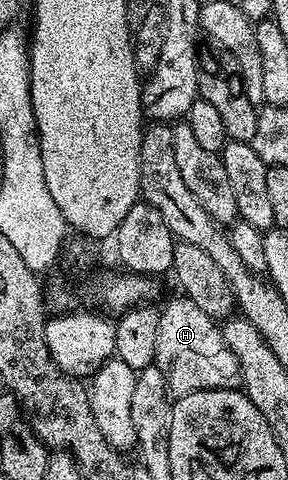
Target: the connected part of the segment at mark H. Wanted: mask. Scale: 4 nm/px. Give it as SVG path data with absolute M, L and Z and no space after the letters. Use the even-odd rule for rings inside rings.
M176 295L173 301L168 301L160 309L160 322L158 323L158 351L154 364L168 384L169 394L183 395L193 393L195 389L240 389L240 364L226 347L226 339L221 326L217 324L213 317L206 315L206 311L201 311L192 300L183 295Z

